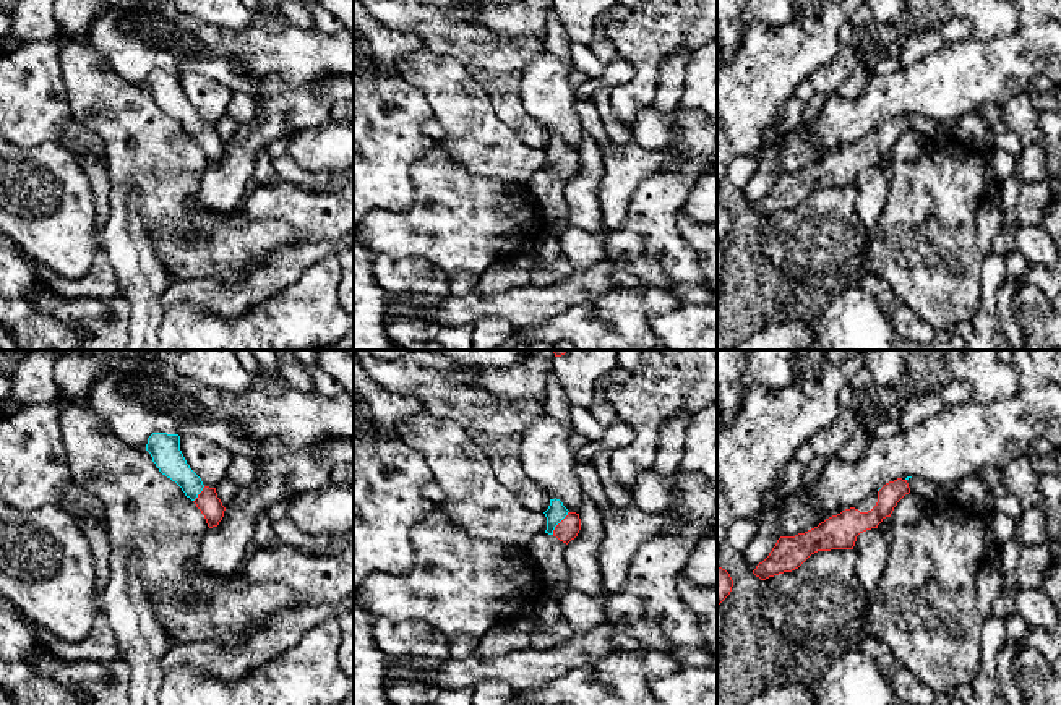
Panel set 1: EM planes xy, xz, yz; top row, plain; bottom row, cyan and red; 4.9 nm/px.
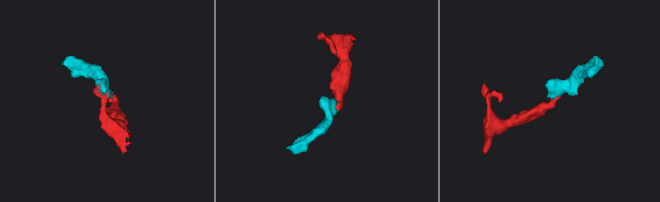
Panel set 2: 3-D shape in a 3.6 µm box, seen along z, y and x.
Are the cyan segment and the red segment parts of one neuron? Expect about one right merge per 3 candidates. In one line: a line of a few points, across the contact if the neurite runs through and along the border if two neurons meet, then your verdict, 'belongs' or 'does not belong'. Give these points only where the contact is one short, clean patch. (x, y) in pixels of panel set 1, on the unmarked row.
line xz (555, 149), (560, 158), (568, 166); belongs

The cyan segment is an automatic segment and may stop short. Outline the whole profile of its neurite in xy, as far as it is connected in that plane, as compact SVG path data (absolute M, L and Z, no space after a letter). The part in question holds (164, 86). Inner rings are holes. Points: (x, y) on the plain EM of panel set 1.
M152 70L148 75L146 88L162 112L175 118L206 156L209 165L217 164L226 144L217 135L216 125L204 123L201 115L190 105L182 88L180 73Z

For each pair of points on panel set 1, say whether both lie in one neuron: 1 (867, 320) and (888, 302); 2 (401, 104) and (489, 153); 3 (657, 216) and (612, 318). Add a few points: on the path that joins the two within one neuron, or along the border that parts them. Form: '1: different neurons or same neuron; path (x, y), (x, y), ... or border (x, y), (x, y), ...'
1: different neurons; border (859, 284), (873, 297), (897, 333)
2: different neurons; border (411, 83), (424, 96), (432, 115)
3: different neurons; border (643, 284), (664, 287)

